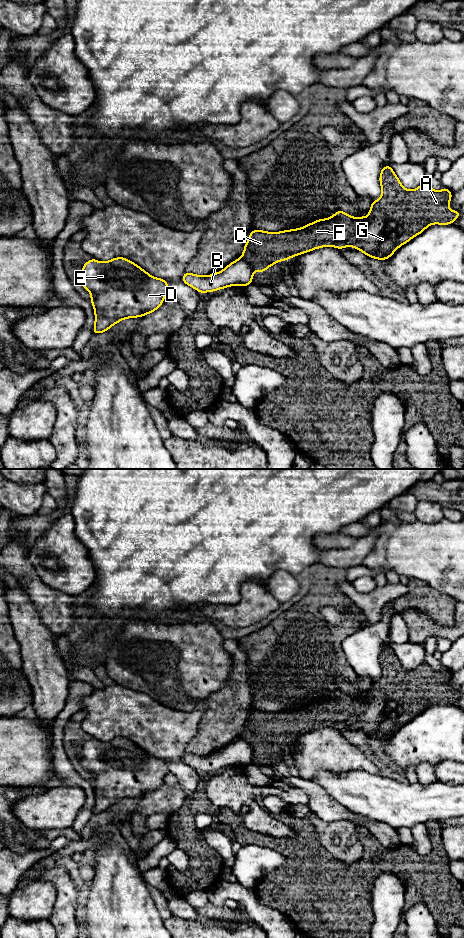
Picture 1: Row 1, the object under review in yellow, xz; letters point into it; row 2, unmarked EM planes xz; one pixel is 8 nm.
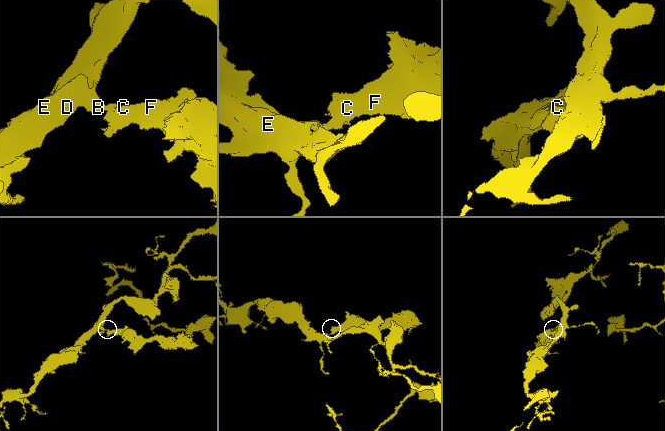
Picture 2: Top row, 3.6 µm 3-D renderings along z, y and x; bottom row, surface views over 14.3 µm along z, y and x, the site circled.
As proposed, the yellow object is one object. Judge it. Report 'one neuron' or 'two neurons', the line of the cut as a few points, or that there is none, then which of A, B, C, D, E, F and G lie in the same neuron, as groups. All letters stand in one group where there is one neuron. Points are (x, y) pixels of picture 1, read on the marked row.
two neurons; cut xz (241, 258), (254, 269); groups A C F G / B D E

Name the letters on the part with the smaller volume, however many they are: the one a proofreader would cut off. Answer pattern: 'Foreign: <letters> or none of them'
Foreign: A, C, F, G

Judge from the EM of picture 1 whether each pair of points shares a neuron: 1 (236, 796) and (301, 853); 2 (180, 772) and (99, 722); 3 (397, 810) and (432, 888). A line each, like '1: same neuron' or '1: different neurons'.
1: different neurons
2: same neuron
3: different neurons

